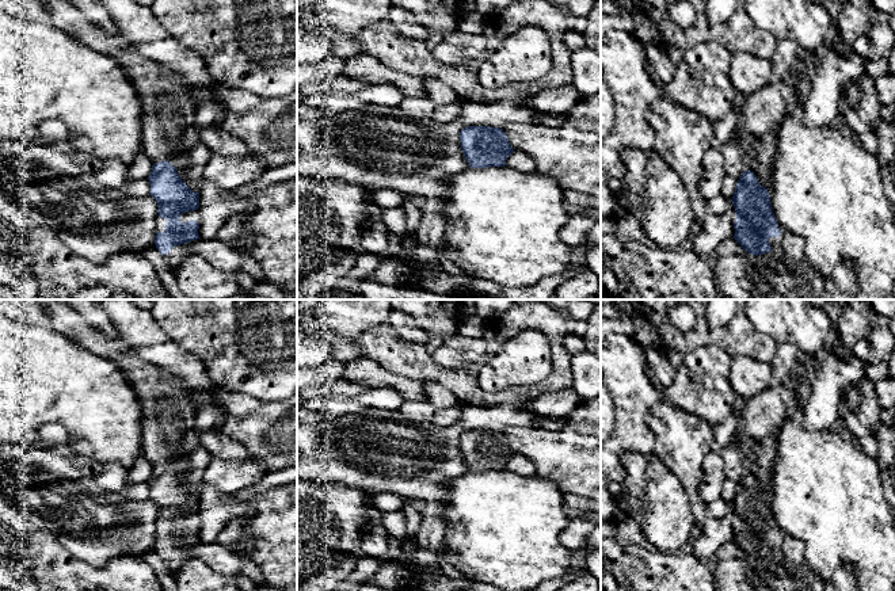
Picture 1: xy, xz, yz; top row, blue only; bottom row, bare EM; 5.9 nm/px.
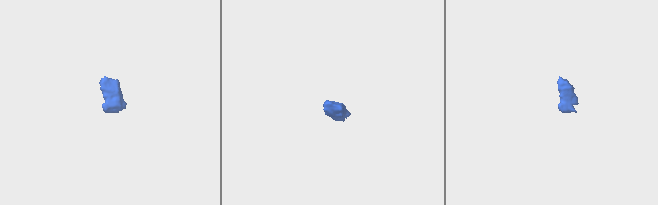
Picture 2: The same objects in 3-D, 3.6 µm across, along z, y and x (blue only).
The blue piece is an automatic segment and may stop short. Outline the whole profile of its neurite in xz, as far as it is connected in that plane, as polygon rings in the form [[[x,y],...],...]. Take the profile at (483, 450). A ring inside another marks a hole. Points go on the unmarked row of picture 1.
[[[468,430],[460,435],[460,445],[471,472],[504,470],[514,455],[502,431]]]

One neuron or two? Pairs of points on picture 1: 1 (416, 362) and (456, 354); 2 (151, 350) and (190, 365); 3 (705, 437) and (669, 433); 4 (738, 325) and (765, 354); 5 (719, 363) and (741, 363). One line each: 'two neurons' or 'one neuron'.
1: two neurons
2: one neuron
3: one neuron
4: one neuron
5: two neurons

